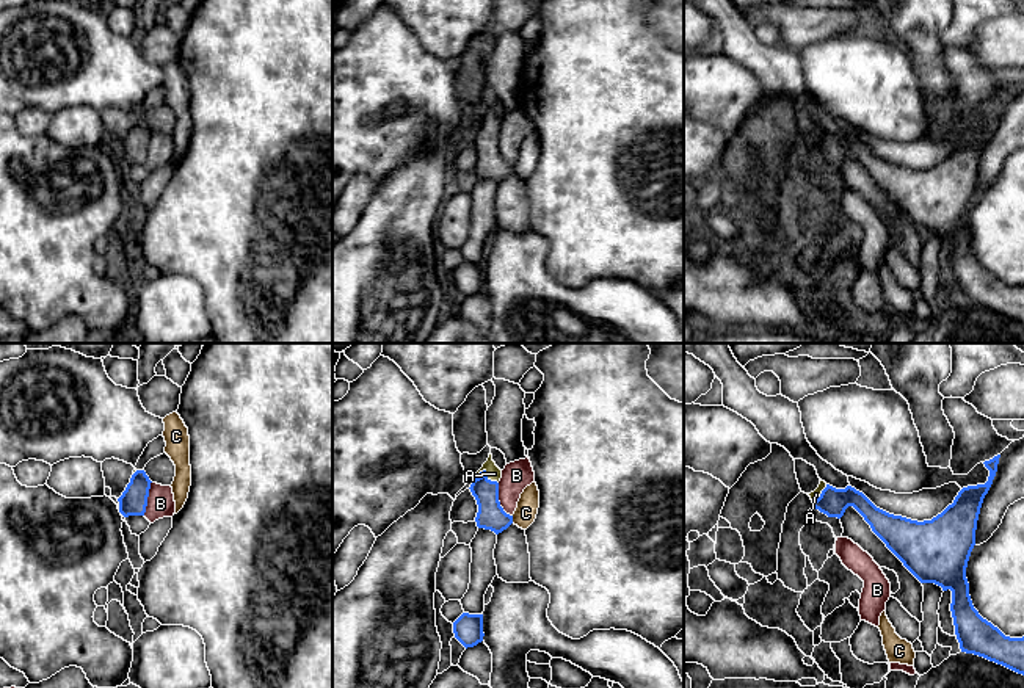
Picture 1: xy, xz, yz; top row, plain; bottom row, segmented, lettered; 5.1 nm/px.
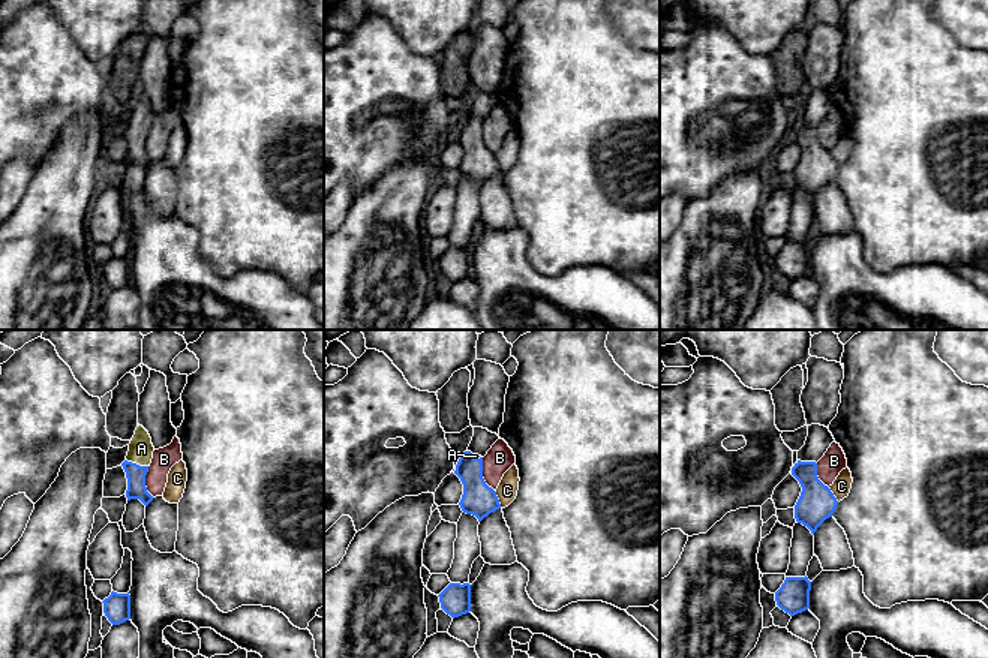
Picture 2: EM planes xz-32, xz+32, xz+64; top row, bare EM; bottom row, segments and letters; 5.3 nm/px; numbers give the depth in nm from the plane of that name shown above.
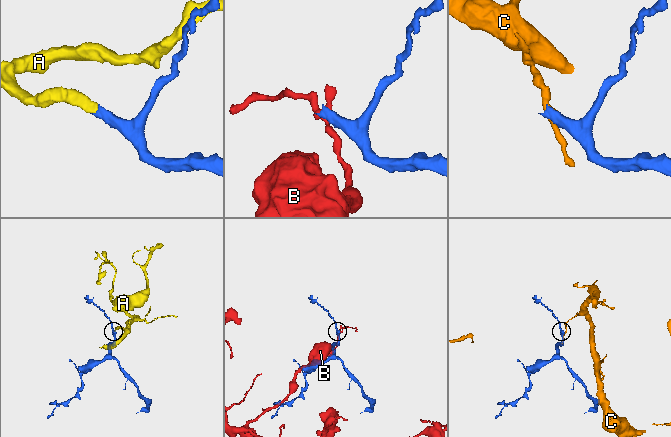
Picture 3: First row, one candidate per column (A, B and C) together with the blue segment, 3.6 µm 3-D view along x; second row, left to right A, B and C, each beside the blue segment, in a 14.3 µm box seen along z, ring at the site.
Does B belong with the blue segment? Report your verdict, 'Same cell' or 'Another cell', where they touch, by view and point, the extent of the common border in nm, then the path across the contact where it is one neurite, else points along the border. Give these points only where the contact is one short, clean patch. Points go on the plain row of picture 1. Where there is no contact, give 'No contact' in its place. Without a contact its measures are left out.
Another cell. Touches blue at xz (497, 149). Shared border 190 nm. Boundary: xz (497, 132), (499, 154), (512, 165)

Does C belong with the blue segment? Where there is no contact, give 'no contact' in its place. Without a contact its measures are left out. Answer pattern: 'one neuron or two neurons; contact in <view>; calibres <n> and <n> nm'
two neurons; contact in xz; calibres 140 and 110 nm

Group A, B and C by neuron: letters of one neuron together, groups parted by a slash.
A / B / C

